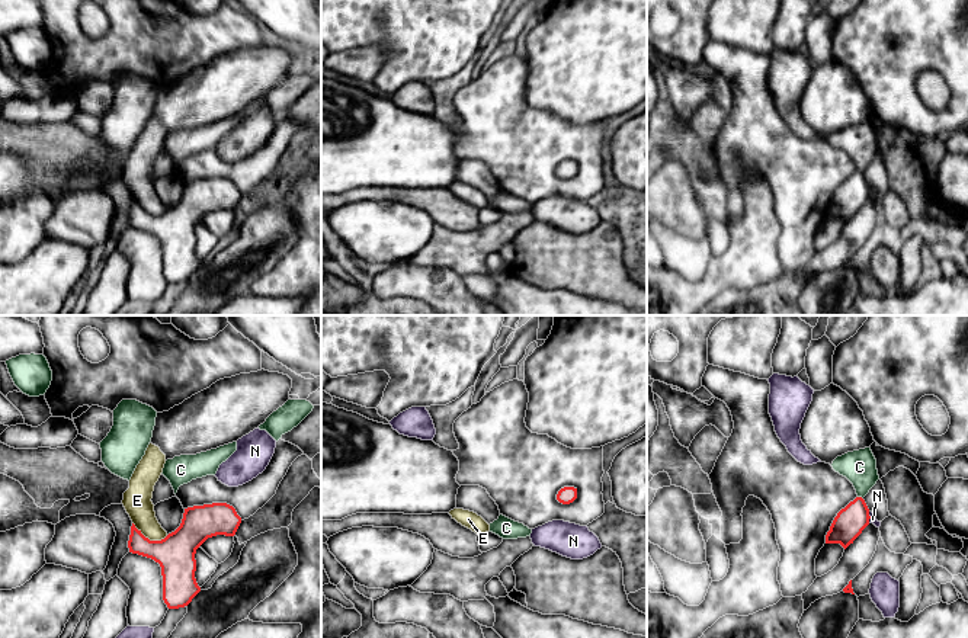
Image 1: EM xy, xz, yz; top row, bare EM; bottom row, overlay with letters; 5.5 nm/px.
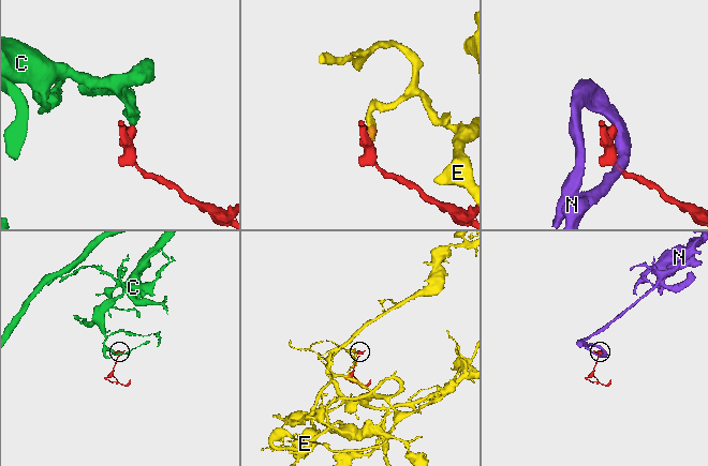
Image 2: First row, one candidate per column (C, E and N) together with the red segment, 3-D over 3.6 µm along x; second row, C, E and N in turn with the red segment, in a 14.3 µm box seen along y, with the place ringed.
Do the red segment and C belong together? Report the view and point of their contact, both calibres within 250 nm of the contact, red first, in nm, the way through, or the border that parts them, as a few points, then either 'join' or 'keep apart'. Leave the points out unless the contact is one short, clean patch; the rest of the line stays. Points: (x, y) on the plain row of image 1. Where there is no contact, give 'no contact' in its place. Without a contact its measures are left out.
meets red in yz at (861, 172); 170 nm thick on the red side, 190 nm on the other; border along yz (858, 170), (862, 173); keep apart

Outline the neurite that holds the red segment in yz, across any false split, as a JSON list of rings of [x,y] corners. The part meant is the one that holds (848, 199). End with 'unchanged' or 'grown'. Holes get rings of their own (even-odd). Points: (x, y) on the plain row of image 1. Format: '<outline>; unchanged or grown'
[[[856,171],[834,192],[826,209],[826,218],[840,218],[844,224],[869,199],[869,183],[862,171]]]; unchanged

